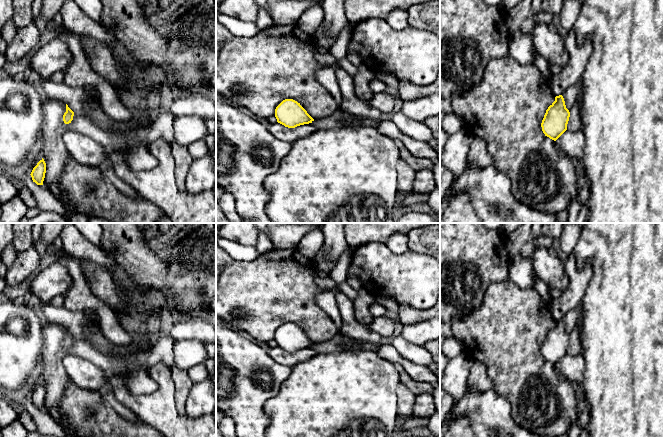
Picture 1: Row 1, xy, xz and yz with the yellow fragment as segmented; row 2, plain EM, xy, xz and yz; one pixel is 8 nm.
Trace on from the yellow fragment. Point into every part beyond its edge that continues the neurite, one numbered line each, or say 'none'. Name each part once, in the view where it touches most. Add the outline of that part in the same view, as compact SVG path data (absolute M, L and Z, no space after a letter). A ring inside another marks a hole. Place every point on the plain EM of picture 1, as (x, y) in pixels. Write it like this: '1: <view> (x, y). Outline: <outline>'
none

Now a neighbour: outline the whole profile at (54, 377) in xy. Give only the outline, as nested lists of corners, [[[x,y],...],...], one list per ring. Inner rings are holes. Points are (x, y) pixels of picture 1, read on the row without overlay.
[[[46,322],[42,331],[43,348],[41,354],[45,362],[42,382],[46,387],[43,409],[63,427],[68,437],[78,437],[62,424],[58,410],[60,398],[69,381],[63,367],[63,359],[67,355],[78,356],[102,369],[107,376],[113,376],[118,372],[122,372],[127,363],[117,361],[108,354],[97,351],[84,340],[75,337],[73,344],[69,348],[65,348],[63,339],[66,336],[66,327],[60,323]]]

